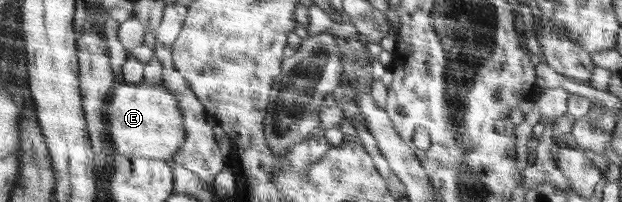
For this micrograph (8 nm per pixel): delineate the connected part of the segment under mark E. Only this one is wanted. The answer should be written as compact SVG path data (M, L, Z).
M116 84L105 110L108 135L112 146L121 155L167 160L186 139L177 99L162 84Z

